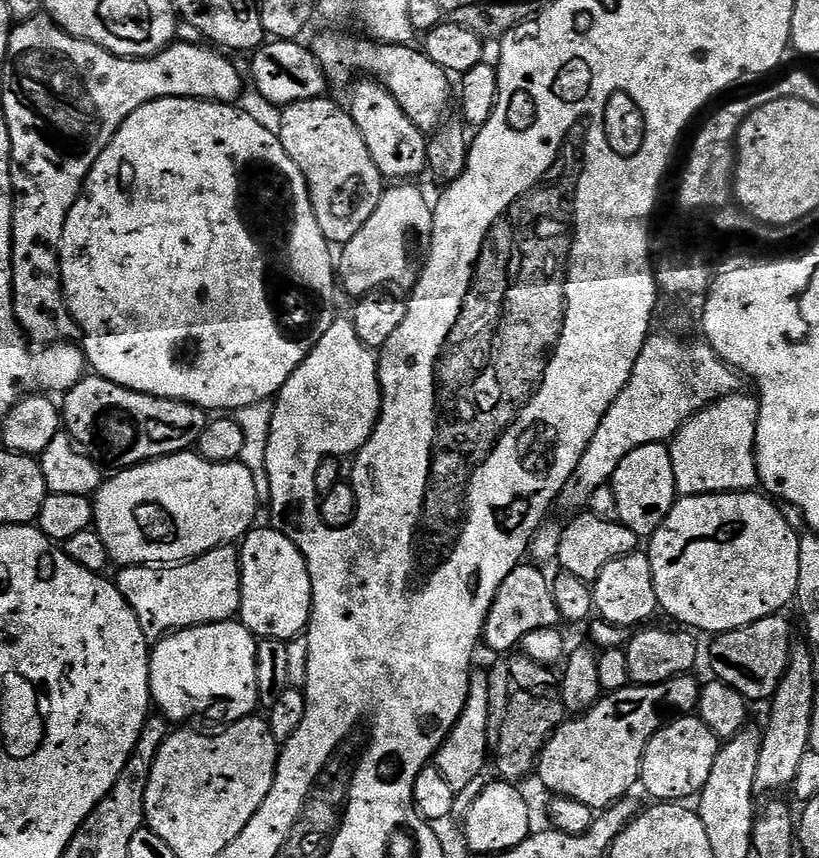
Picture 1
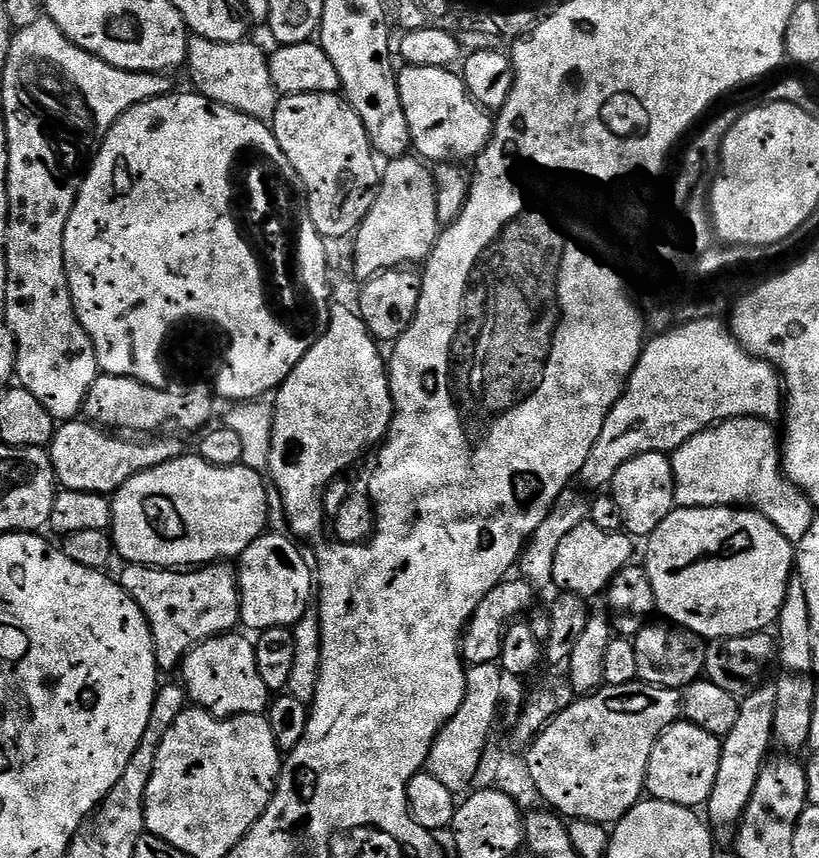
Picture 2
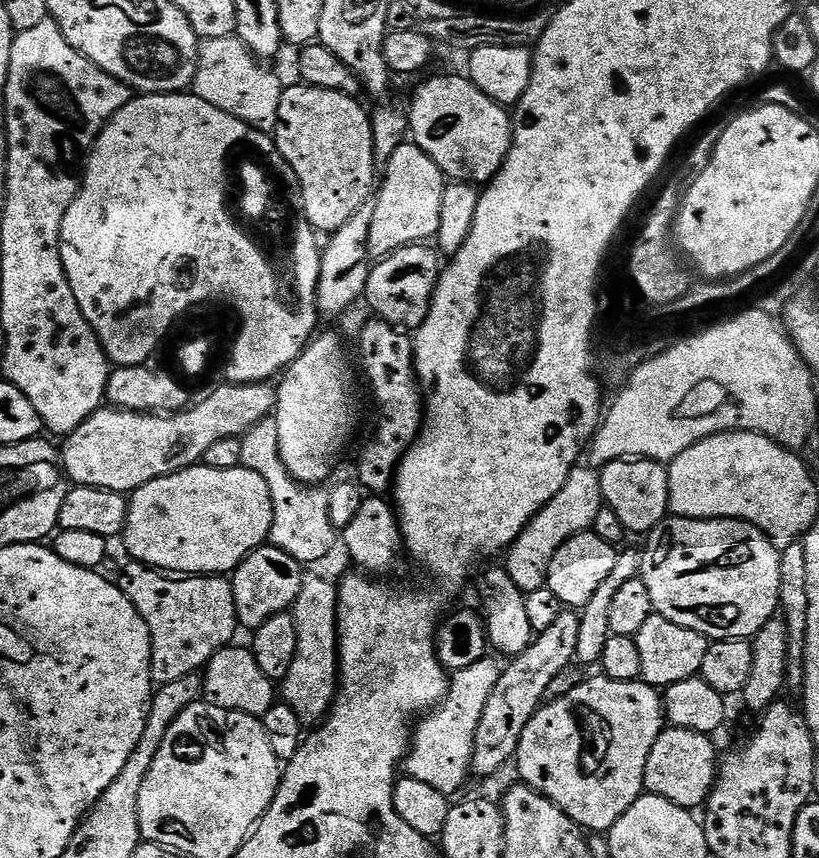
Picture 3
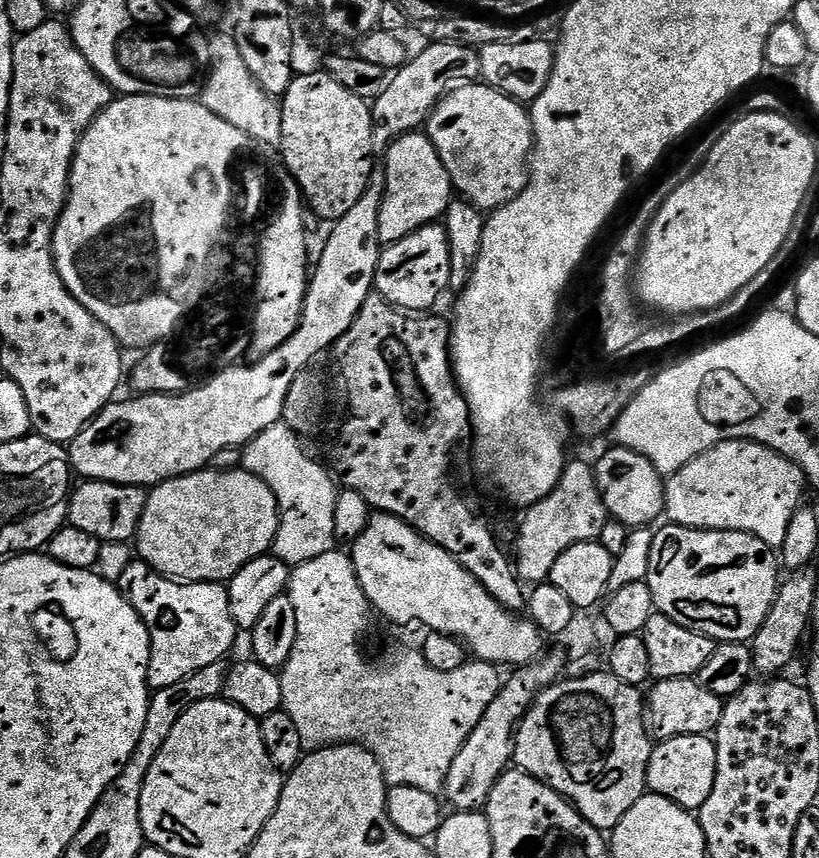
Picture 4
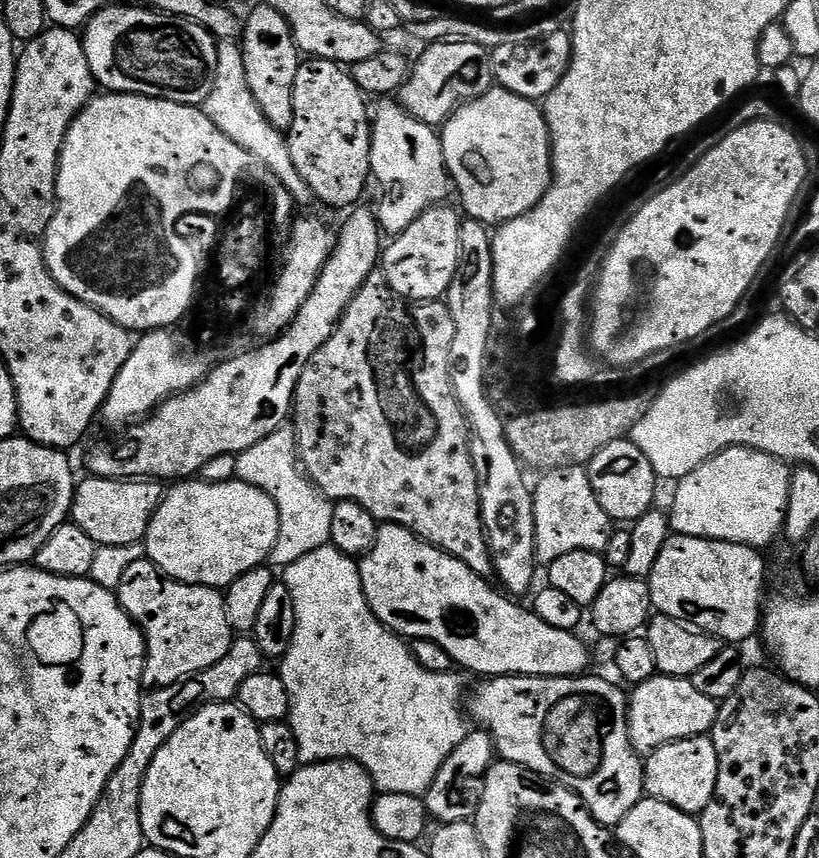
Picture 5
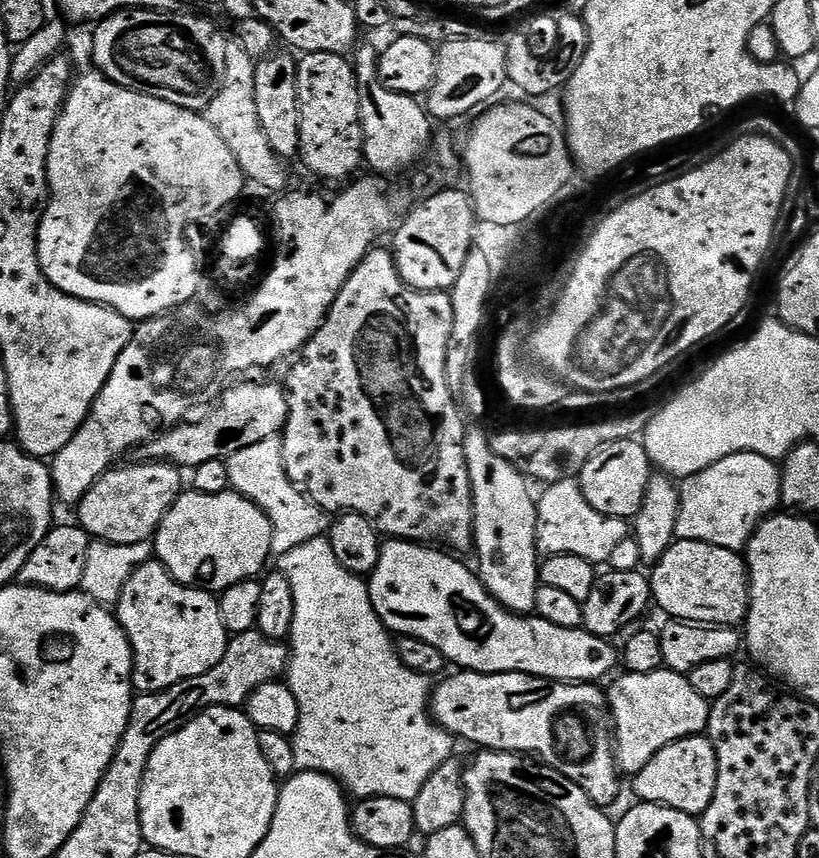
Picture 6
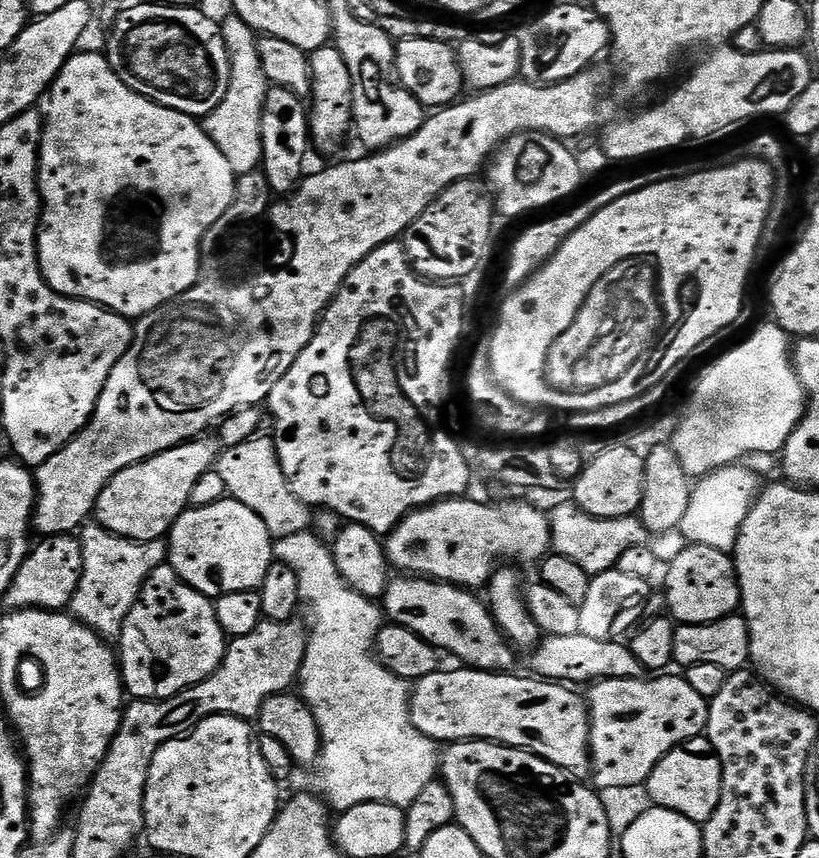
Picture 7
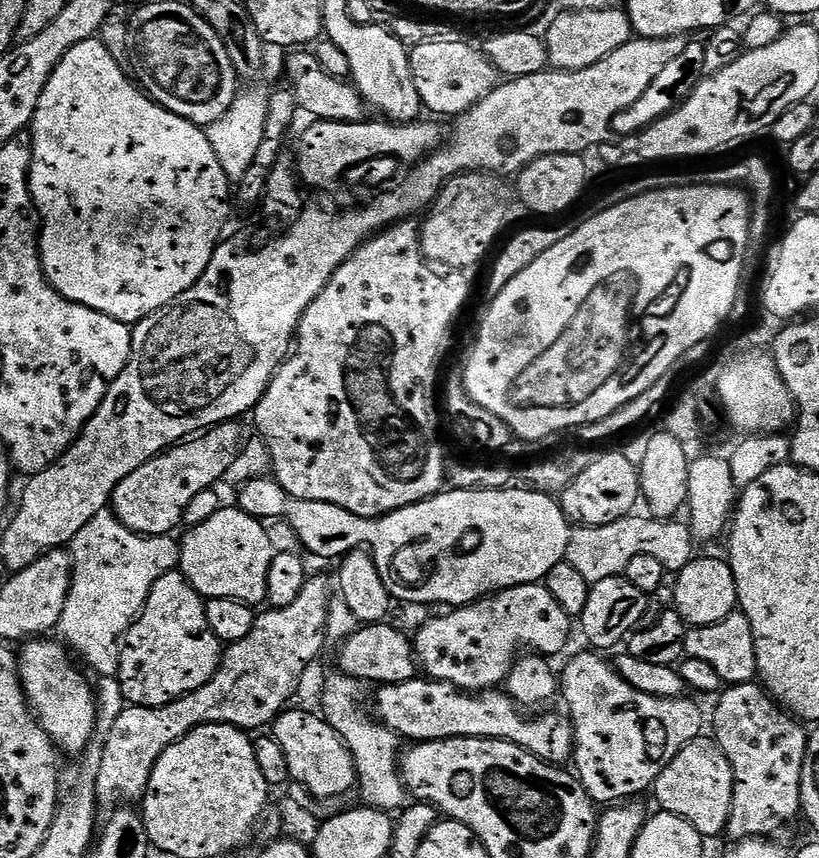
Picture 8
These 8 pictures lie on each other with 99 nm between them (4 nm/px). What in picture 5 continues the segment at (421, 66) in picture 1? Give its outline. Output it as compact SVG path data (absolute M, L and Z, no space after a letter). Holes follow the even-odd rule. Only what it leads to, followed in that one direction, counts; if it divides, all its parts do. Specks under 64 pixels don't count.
M493 86L489 92L464 104L449 120L445 120L439 138L455 195L456 192L460 195L459 207L469 220L489 226L510 222L536 208L552 185L552 135L543 107L537 101Z

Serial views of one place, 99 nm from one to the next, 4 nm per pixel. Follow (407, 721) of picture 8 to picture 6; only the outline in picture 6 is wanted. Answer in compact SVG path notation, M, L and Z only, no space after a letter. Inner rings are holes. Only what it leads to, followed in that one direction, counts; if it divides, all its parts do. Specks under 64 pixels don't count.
M460 670L455 674L435 685L430 701L432 719L453 737L465 736L484 750L531 754L582 786L595 804L609 806L619 798L622 773L616 762L612 710L603 687L592 682L553 683L521 672Z

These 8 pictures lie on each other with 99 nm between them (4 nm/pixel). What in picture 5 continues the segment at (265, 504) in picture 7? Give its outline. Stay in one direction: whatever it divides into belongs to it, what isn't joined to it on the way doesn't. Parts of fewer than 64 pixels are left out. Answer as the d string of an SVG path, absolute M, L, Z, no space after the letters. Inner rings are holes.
M295 427L274 430L274 434L262 438L262 442L254 442L250 450L239 453L236 456L236 479L270 494L274 506L278 506L280 533L270 557L277 569L289 568L298 562L298 558L329 544L333 501L321 494L308 479L296 451Z

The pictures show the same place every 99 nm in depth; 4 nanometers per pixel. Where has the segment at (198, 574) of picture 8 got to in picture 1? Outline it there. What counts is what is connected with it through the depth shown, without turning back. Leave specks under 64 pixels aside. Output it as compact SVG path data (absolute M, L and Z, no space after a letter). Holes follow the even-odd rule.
M192 450L176 452L173 456L160 456L156 460L136 464L133 468L120 468L117 473L117 476L109 475L104 483L100 485L98 491L94 493L94 507L96 510L94 530L102 538L102 542L106 542L109 557L115 563L117 560L117 565L120 566L171 566L173 564L182 564L185 560L195 560L196 557L215 548L235 545L237 542L243 541L244 537L252 531L257 523L256 511L262 507L260 495L254 486L254 474L250 470L246 470L244 464L239 462L223 466L212 464L208 460L203 460L201 456Z

